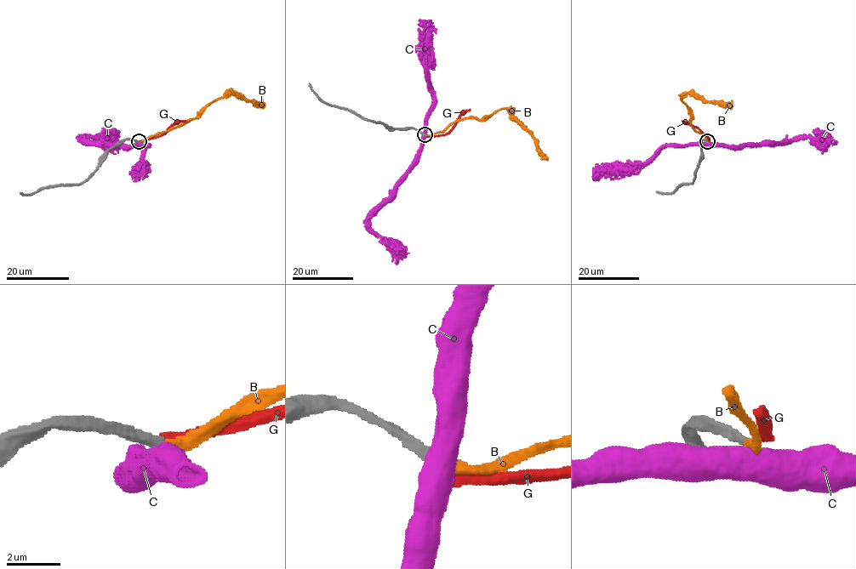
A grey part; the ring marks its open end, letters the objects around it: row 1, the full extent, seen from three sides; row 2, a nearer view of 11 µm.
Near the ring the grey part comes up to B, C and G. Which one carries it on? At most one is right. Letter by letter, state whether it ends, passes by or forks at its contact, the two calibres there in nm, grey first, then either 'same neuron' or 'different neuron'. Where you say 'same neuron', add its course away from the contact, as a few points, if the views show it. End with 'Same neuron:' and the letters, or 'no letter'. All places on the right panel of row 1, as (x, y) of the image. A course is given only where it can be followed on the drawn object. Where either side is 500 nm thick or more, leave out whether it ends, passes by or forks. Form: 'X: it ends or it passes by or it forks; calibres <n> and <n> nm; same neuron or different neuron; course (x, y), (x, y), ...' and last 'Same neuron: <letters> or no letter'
B: it ends; calibres 400 and 400 nm; same neuron; course (707, 141), (691, 126), (692, 114), (681, 98), (685, 93), (698, 93), (705, 100), (729, 102), (733, 106)
C: calibres 440 and 750 nm; different neuron
G: it ends; calibres 400 and 400 nm; different neuron
Same neuron: B

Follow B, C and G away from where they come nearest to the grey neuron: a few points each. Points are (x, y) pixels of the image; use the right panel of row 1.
B: (707, 141), (691, 126), (692, 114), (681, 98), (685, 93), (698, 93), (705, 100), (729, 102), (733, 106)
C: (707, 142), (763, 145), (817, 138), (825, 143)
G: (708, 141), (699, 129), (682, 121)

